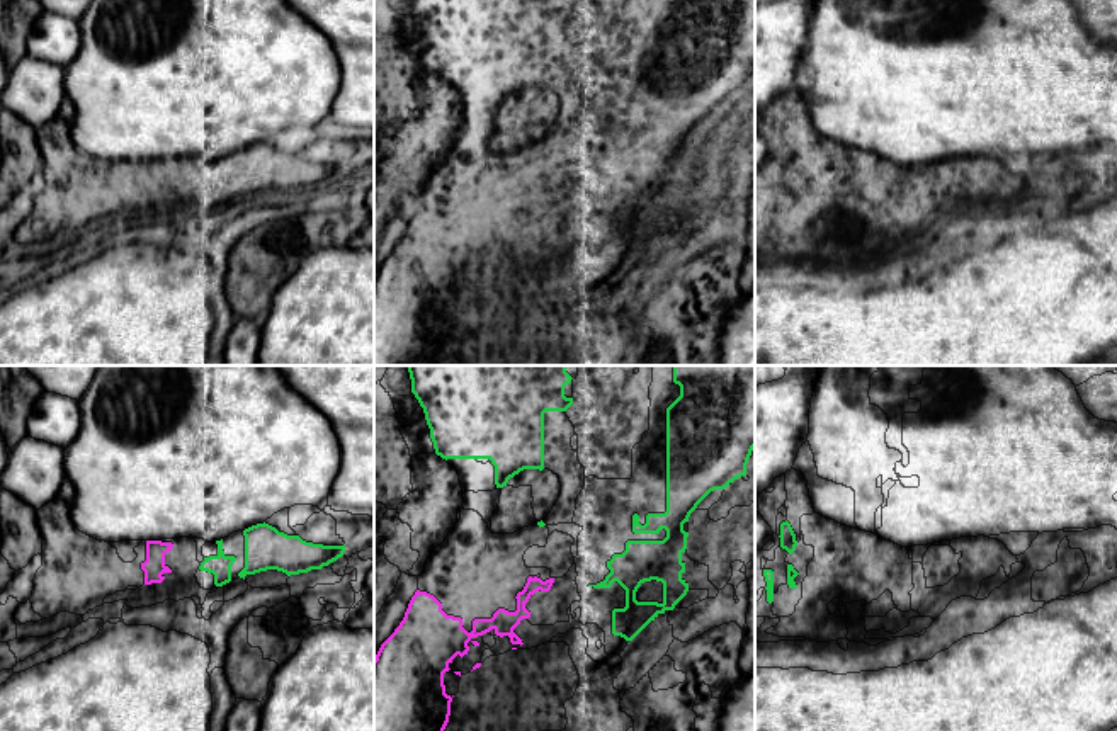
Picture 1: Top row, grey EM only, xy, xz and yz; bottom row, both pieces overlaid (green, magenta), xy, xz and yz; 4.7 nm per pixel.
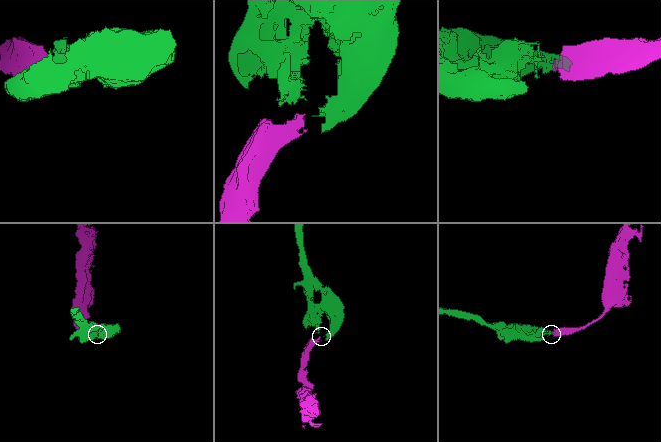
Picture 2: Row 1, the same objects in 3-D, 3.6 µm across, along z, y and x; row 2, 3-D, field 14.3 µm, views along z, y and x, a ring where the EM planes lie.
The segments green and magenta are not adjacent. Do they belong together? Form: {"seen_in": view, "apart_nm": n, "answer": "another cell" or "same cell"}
{"seen_in": "xy", "apart_nm": 140, "answer": "same cell"}

